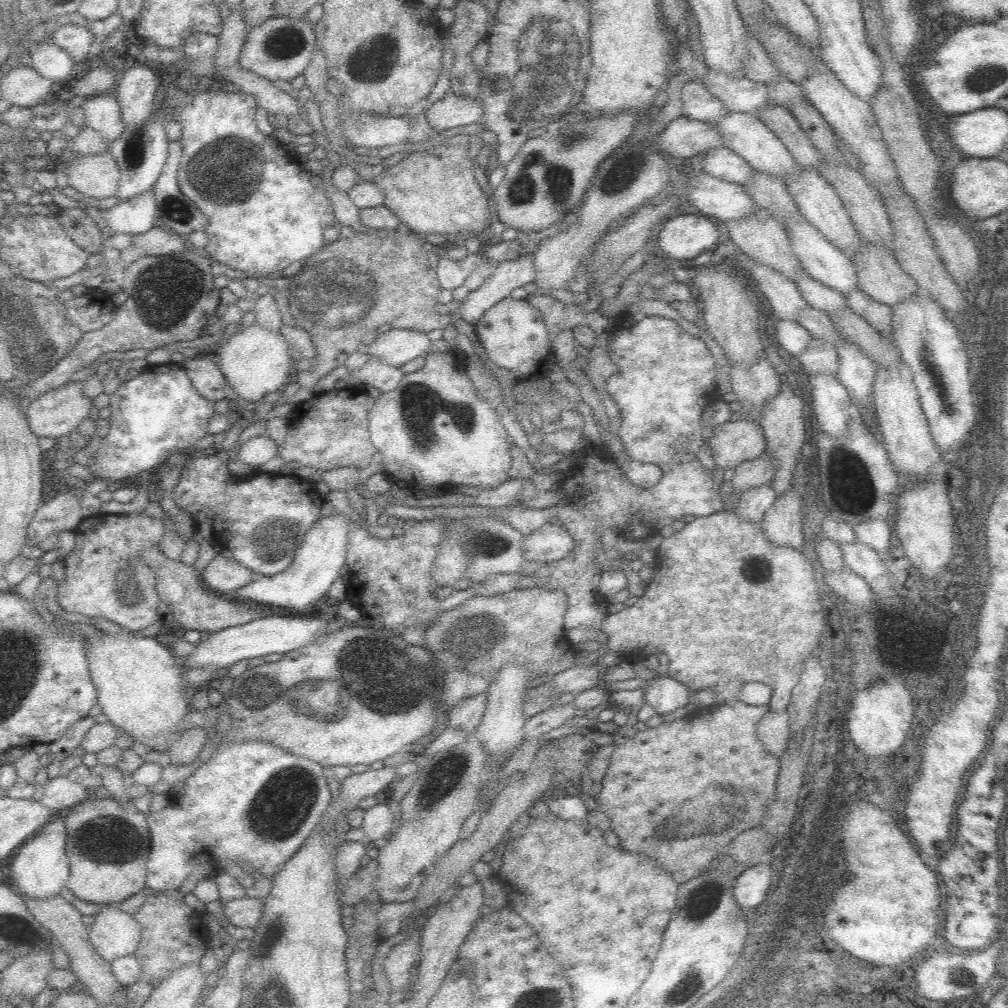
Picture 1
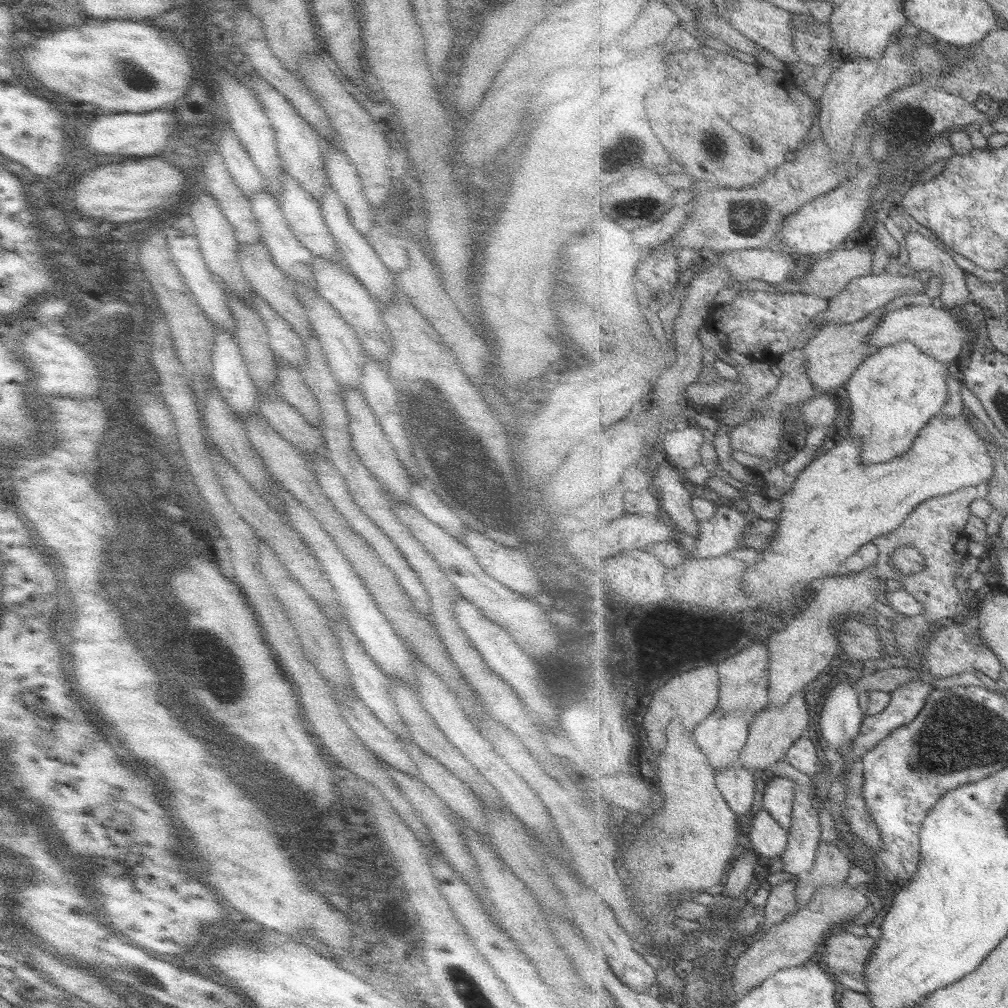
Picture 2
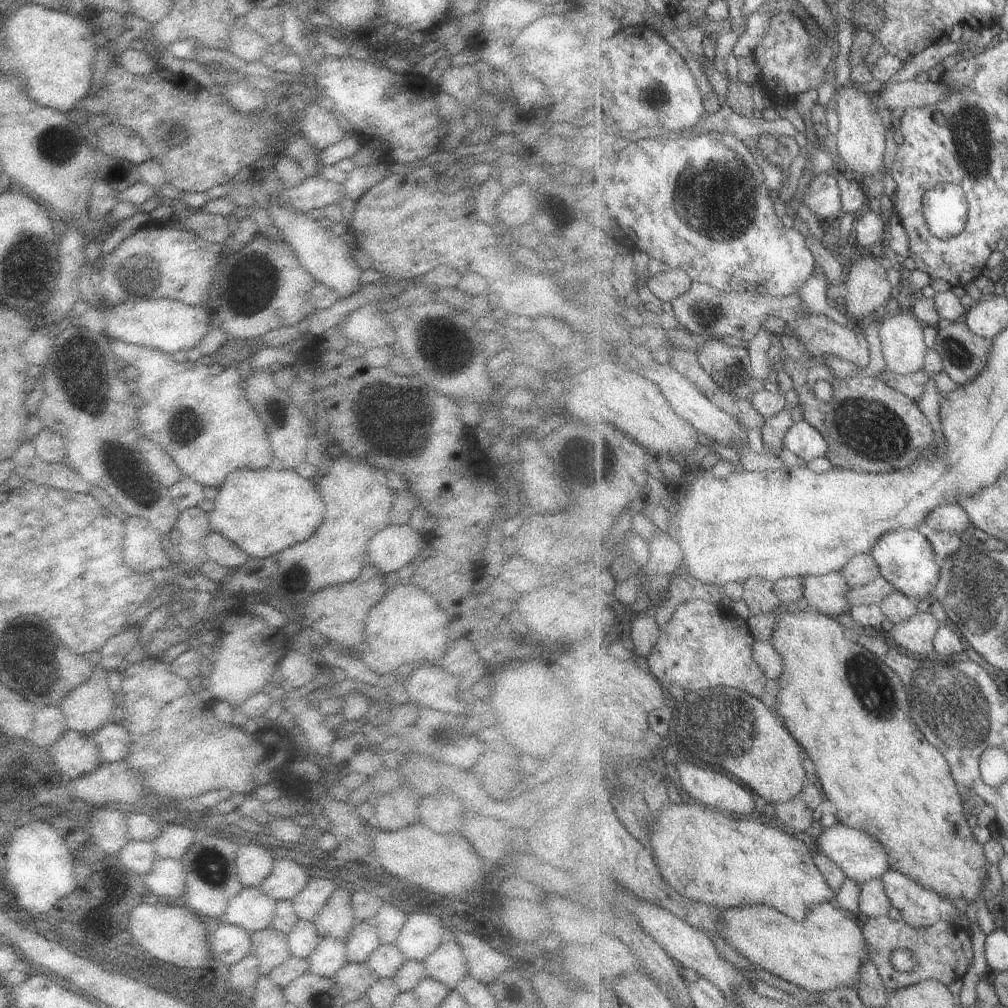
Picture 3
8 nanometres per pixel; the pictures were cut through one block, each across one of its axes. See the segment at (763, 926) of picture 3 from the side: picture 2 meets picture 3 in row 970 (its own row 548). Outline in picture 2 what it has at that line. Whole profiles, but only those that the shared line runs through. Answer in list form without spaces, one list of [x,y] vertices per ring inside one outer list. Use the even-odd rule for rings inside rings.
[[[943,413],[934,416],[929,424],[921,430],[911,449],[901,456],[887,462],[875,464],[864,463],[862,460],[863,443],[857,437],[847,438],[847,440],[841,442],[833,452],[831,452],[830,446],[828,446],[828,448],[829,452],[827,452],[827,446],[824,447],[822,451],[820,451],[799,473],[799,476],[795,479],[791,489],[777,493],[784,506],[782,516],[776,521],[780,526],[778,533],[772,538],[772,542],[768,544],[768,548],[766,548],[764,552],[759,552],[761,553],[761,558],[752,566],[750,565],[747,574],[744,574],[744,591],[750,602],[753,604],[753,608],[761,608],[763,612],[769,612],[771,618],[777,616],[777,612],[779,612],[781,608],[790,609],[791,611],[788,610],[787,614],[794,612],[796,607],[792,606],[791,603],[795,600],[795,595],[799,596],[800,594],[803,594],[805,588],[809,588],[808,584],[811,580],[815,580],[815,578],[825,579],[827,577],[847,576],[847,574],[843,574],[844,572],[841,568],[841,566],[843,567],[845,565],[847,558],[852,554],[857,553],[863,545],[873,543],[876,538],[893,532],[919,505],[923,505],[933,498],[943,497],[970,486],[979,486],[983,483],[990,483],[995,474],[994,458],[988,449],[987,442],[976,431],[975,426],[969,422],[969,418],[951,418]]]

